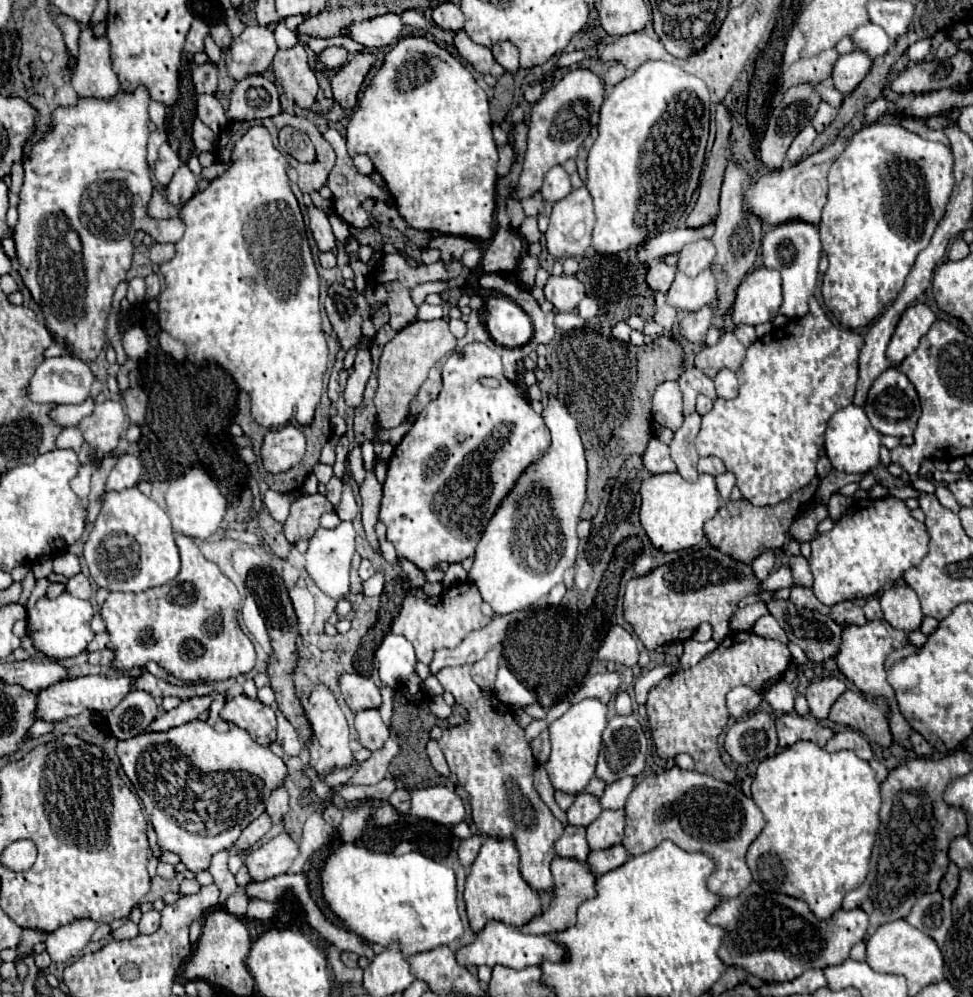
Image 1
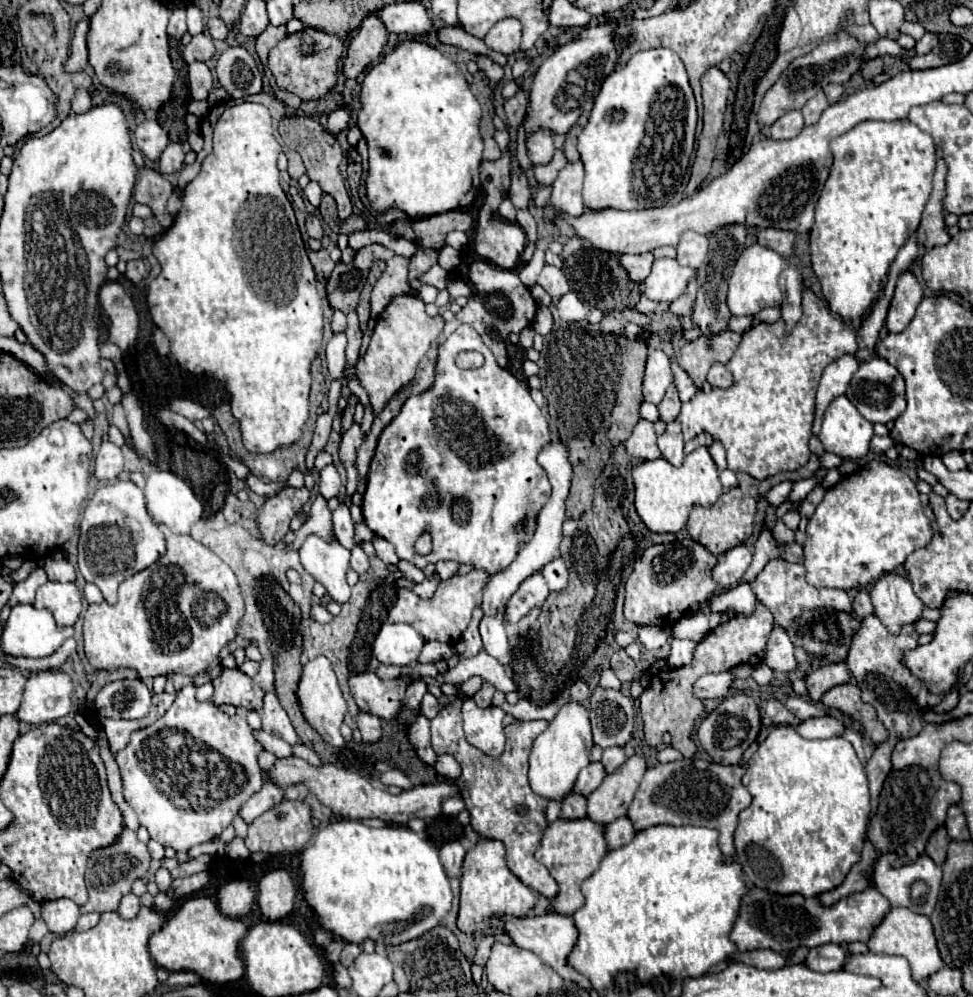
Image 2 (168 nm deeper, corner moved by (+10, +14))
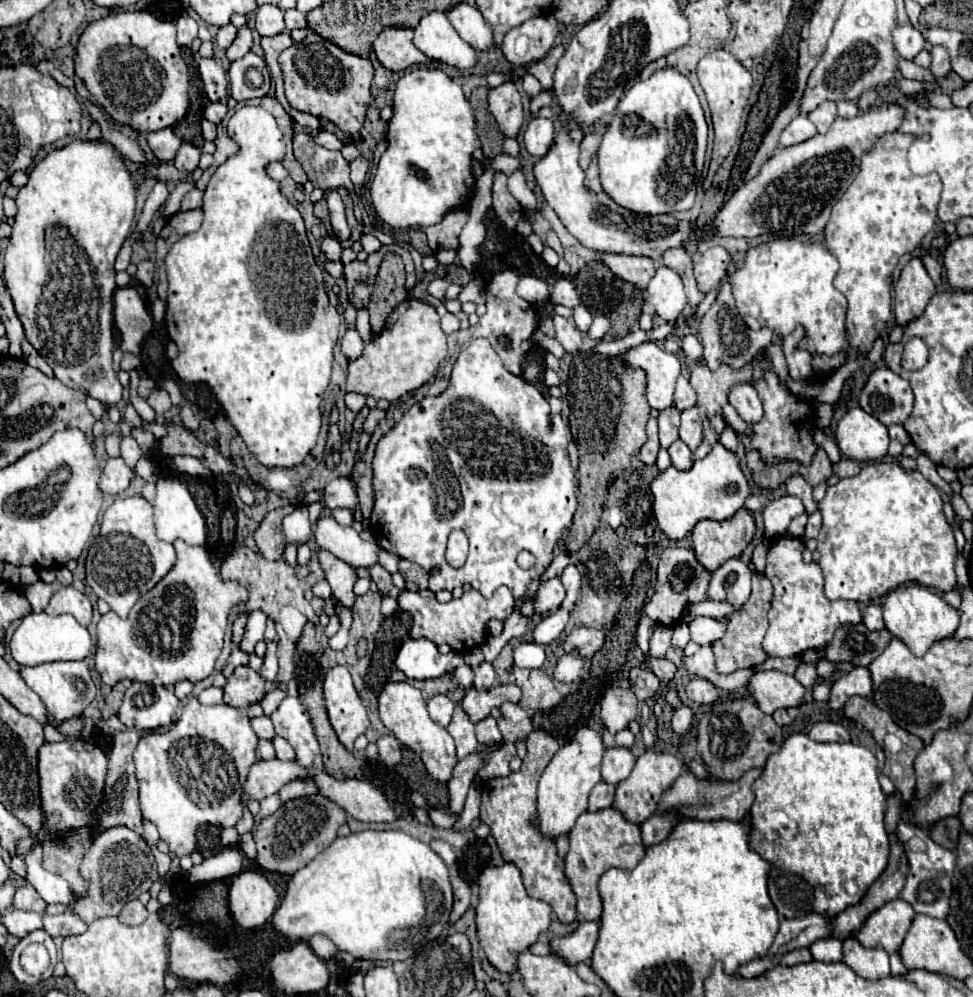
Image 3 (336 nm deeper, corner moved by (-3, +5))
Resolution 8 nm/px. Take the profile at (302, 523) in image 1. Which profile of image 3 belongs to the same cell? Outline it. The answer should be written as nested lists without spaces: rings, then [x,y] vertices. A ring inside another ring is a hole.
[[[294,506],[276,508],[276,510],[268,512],[266,518],[260,522],[254,538],[256,538],[256,544],[260,548],[260,554],[266,560],[278,560],[278,558],[282,558],[284,546],[286,546],[286,536],[284,536],[284,530],[282,530],[282,520],[292,510],[294,510]]]

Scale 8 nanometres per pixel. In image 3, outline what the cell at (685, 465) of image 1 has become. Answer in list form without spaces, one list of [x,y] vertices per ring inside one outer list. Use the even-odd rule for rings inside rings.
[[[676,440],[670,448],[670,458],[672,458],[672,466],[678,468],[678,470],[690,470],[692,464],[694,464],[694,458],[692,458],[692,452],[690,448],[682,442],[682,440]]]

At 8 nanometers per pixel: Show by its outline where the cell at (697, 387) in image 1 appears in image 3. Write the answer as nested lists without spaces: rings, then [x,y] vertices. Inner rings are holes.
[[[670,406],[660,412],[658,428],[660,428],[660,446],[668,448],[674,440],[678,440],[678,426],[680,426],[680,410]]]

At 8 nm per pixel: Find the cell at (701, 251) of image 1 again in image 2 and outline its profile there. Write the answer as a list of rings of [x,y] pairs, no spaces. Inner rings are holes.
[[[687,231],[677,245],[677,261],[679,265],[691,267],[697,271],[705,265],[707,249],[709,249],[709,239],[705,235]]]

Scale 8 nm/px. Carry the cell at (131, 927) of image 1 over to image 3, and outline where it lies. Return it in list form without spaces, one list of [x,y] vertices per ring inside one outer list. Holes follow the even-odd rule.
[[[62,912],[56,916],[44,916],[44,930],[54,938],[54,936],[72,936],[72,934],[84,934],[86,932],[86,922],[78,918],[74,912]]]

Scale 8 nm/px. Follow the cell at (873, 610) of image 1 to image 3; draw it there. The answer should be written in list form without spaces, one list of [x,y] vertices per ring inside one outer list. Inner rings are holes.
[[[870,604],[870,606],[866,606],[866,610],[864,610],[864,614],[862,614],[862,622],[866,624],[868,630],[882,630],[882,628],[884,628],[882,606],[880,606],[880,604]]]

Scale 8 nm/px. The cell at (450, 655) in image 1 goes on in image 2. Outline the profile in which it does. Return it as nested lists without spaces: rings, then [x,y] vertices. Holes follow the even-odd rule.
[[[541,573],[529,575],[519,589],[513,593],[505,607],[505,623],[507,635],[518,635],[519,621],[533,609],[543,605],[543,601],[549,597],[549,587],[547,581],[543,579]]]

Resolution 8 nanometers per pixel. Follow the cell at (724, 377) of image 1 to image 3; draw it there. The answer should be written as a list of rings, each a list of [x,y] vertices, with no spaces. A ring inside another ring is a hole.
[[[734,384],[728,394],[728,402],[738,410],[744,422],[758,422],[762,418],[762,402],[750,384]]]

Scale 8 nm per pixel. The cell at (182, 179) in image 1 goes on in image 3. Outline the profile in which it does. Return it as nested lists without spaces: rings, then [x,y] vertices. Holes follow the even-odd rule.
[[[182,144],[176,158],[174,158],[174,164],[180,172],[188,172],[192,174],[196,168],[198,168],[198,160],[200,160],[200,154],[202,150],[192,146],[192,144]]]

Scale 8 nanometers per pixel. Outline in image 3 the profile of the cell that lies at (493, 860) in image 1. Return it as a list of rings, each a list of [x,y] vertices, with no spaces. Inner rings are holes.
[[[504,862],[502,866],[488,866],[478,876],[478,906],[476,906],[476,928],[480,946],[490,960],[504,974],[516,970],[518,952],[528,950],[542,932],[548,930],[552,920],[552,908],[536,898],[530,898],[524,890],[520,870]]]

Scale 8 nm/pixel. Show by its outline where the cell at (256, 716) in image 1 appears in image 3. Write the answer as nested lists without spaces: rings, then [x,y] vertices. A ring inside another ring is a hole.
[[[248,666],[236,668],[224,686],[224,702],[238,710],[262,702],[264,696],[266,696],[266,682],[258,672],[254,672]]]

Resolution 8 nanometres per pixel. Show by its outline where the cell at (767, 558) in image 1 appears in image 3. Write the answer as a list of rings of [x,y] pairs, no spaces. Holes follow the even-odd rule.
[[[732,558],[712,574],[708,596],[710,600],[724,600],[734,606],[742,606],[750,598],[750,582],[750,566],[740,558]]]

